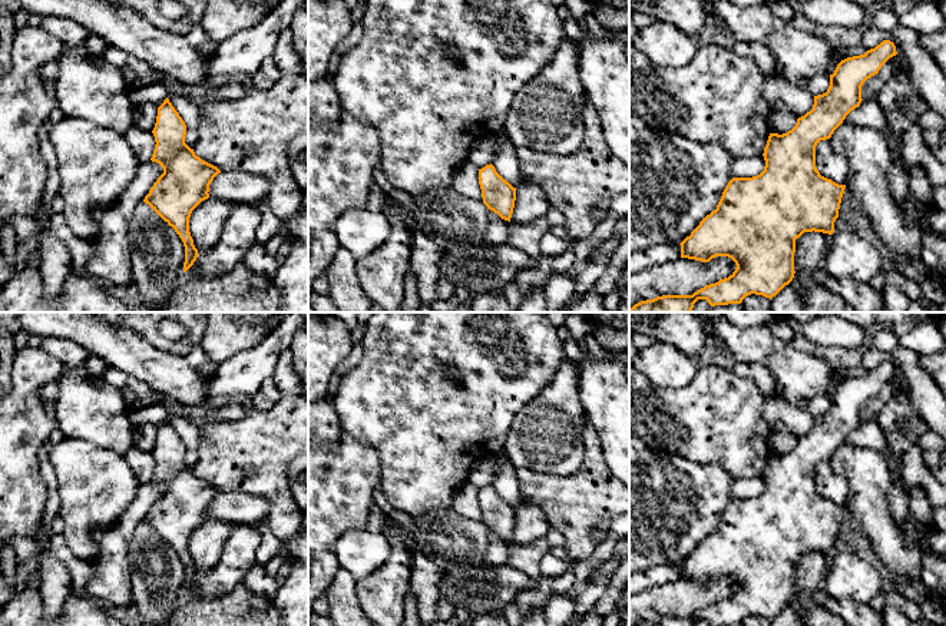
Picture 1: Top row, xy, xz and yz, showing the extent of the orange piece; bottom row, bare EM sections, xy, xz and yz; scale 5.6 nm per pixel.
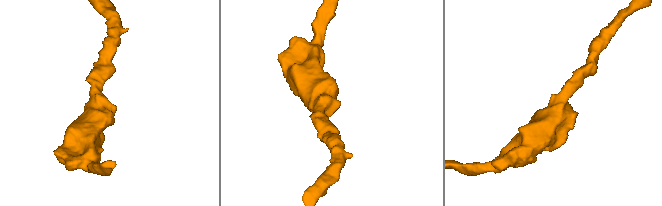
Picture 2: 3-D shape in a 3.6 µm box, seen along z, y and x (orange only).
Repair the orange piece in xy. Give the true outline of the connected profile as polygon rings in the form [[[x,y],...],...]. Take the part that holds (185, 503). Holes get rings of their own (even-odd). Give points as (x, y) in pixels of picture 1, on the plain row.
[[[168,418],[158,428],[152,454],[156,466],[150,481],[159,484],[163,494],[143,523],[182,560],[183,593],[186,593],[199,576],[189,553],[191,534],[209,519],[209,506],[221,491],[196,477],[194,470],[185,464],[186,446]]]

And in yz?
[[[883,361],[864,375],[841,381],[830,395],[826,414],[814,417],[810,433],[797,440],[787,454],[770,454],[764,468],[764,491],[752,499],[732,499],[725,507],[717,530],[707,536],[681,566],[681,579],[710,583],[715,577],[731,579],[737,589],[724,600],[705,606],[692,616],[662,616],[635,626],[694,626],[707,620],[710,626],[741,625],[751,615],[775,617],[794,599],[796,560],[804,553],[831,556],[846,506],[820,496],[816,488],[816,467],[830,460],[846,437],[860,427],[861,407],[896,377],[896,367]]]

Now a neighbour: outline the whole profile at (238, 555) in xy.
[[[235,523],[218,563],[209,572],[198,576],[194,586],[185,593],[185,599],[215,600],[231,593],[244,582],[255,563],[259,543],[261,536],[254,526]]]

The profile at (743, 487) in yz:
[[[764,477],[735,478],[732,484],[732,499],[752,499],[764,491]]]

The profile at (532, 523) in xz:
[[[520,504],[516,509],[516,521],[510,543],[529,544],[548,534],[550,523],[545,510],[536,504]]]

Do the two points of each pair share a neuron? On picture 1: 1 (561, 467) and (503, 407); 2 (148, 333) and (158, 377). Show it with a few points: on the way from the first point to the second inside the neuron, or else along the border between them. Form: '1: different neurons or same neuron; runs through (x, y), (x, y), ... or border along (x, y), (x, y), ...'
1: different neurons; border along (539, 394), (516, 414), (502, 449)
2: different neurons; border along (122, 327), (139, 333), (158, 348), (182, 357)

